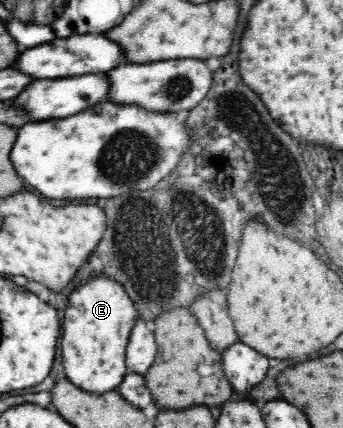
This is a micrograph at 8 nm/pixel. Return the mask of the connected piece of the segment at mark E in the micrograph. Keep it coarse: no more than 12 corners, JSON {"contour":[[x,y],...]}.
{"contour":[[108,277],[73,288],[62,321],[65,378],[118,391],[139,314]]}

